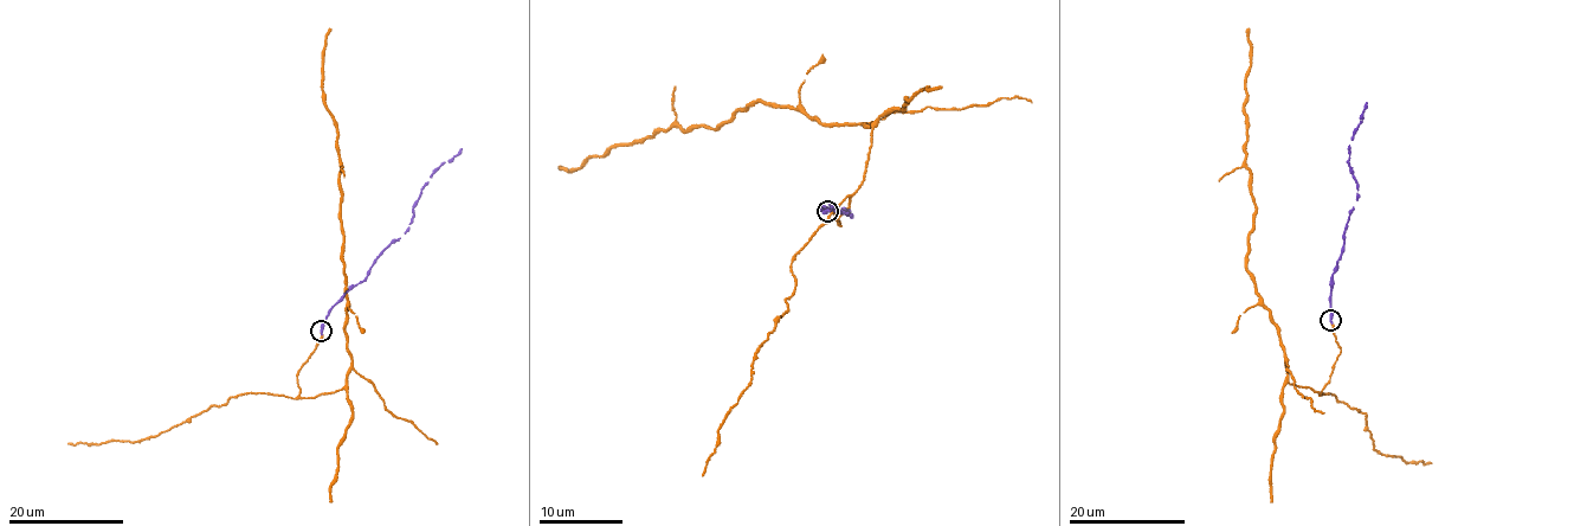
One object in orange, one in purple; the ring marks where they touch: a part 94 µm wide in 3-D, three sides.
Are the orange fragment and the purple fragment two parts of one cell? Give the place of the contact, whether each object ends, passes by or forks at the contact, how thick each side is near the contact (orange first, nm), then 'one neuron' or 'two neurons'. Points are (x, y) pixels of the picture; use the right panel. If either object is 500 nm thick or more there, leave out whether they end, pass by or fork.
at (1330, 320); orange ends there; purple ends there; 80 nm thick on the orange side, 300 nm on the other; one neuron

